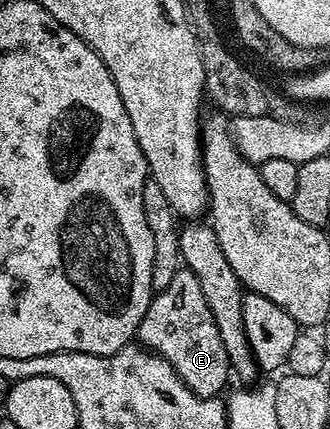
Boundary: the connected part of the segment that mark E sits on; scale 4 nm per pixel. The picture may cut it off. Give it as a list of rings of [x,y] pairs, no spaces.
[[[178,269],[167,287],[154,292],[147,315],[143,315],[143,323],[137,328],[136,340],[150,353],[157,353],[171,363],[175,375],[179,375],[195,395],[221,397],[226,392],[229,377],[231,381],[227,347],[223,347],[223,339],[219,339],[219,327],[215,327],[215,318],[211,316],[211,307],[207,307],[199,279],[195,279],[189,269]]]

